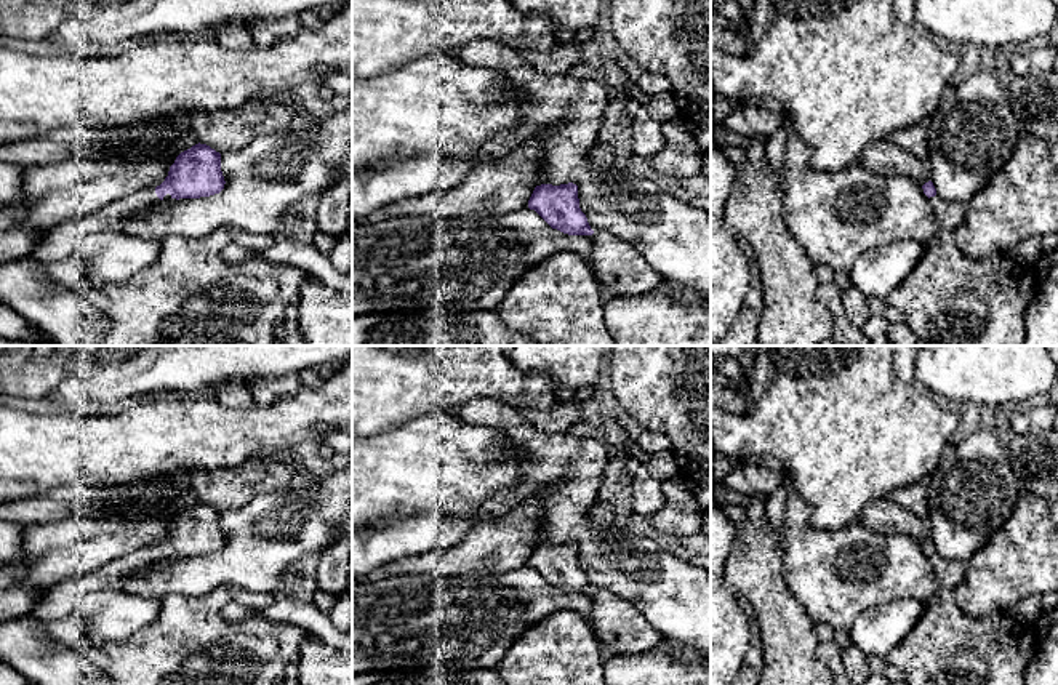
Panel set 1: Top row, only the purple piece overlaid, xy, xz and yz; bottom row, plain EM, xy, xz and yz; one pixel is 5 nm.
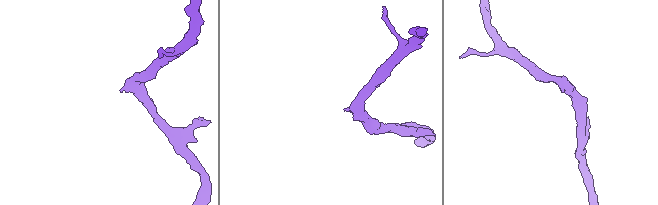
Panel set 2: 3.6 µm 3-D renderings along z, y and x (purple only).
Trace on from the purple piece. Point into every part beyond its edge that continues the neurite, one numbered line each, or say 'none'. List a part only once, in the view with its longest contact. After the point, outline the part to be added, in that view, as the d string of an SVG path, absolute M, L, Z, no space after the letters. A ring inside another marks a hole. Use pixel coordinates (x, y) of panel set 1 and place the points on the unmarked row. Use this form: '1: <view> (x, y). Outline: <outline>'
1: xy (61, 600). Outline: M147 546L130 552L120 559L115 559L88 575L78 578L67 578L53 586L48 595L27 616L38 618L43 621L62 619L75 611L77 603L86 594L101 589L118 591L122 575L144 565L160 562L163 559L171 559L171 554L166 552L160 559L155 552L155 546Z

